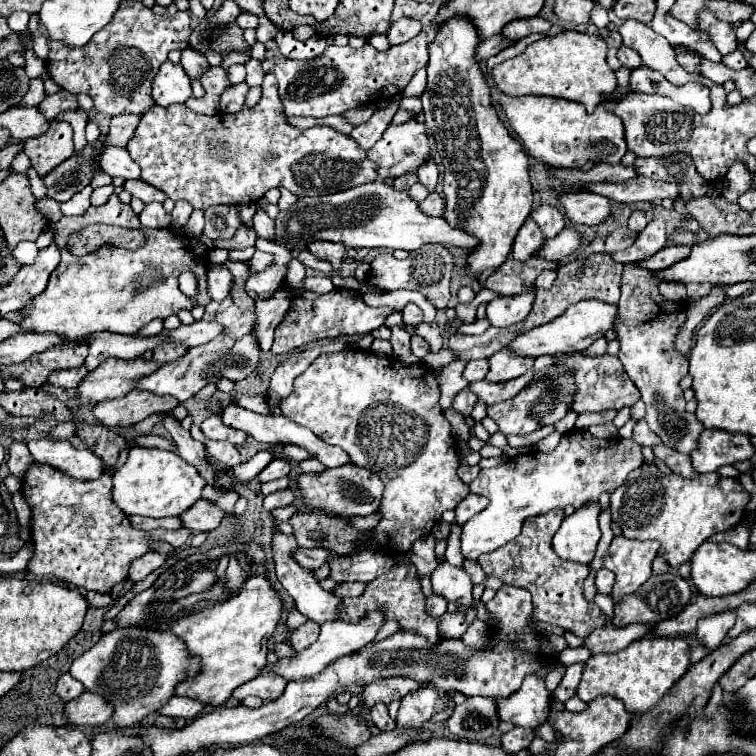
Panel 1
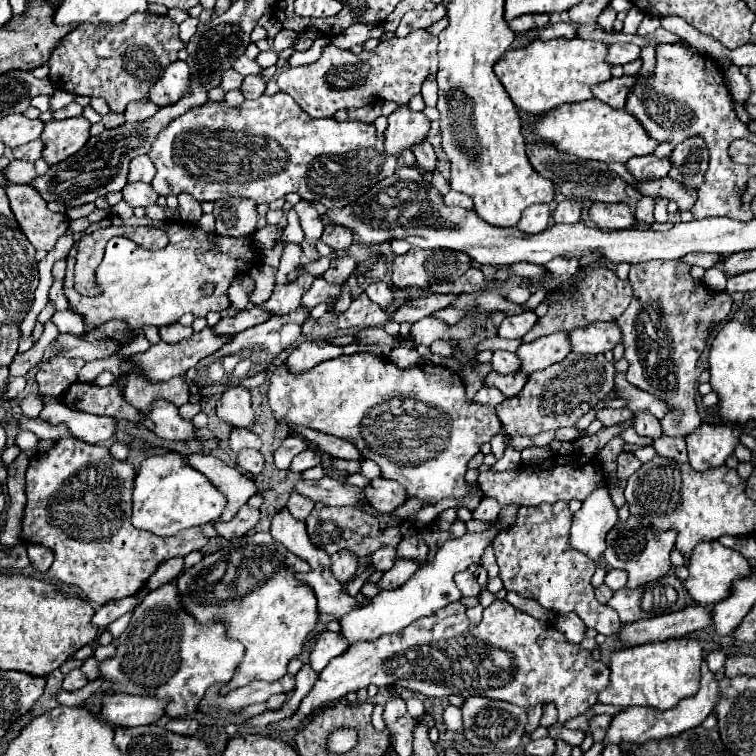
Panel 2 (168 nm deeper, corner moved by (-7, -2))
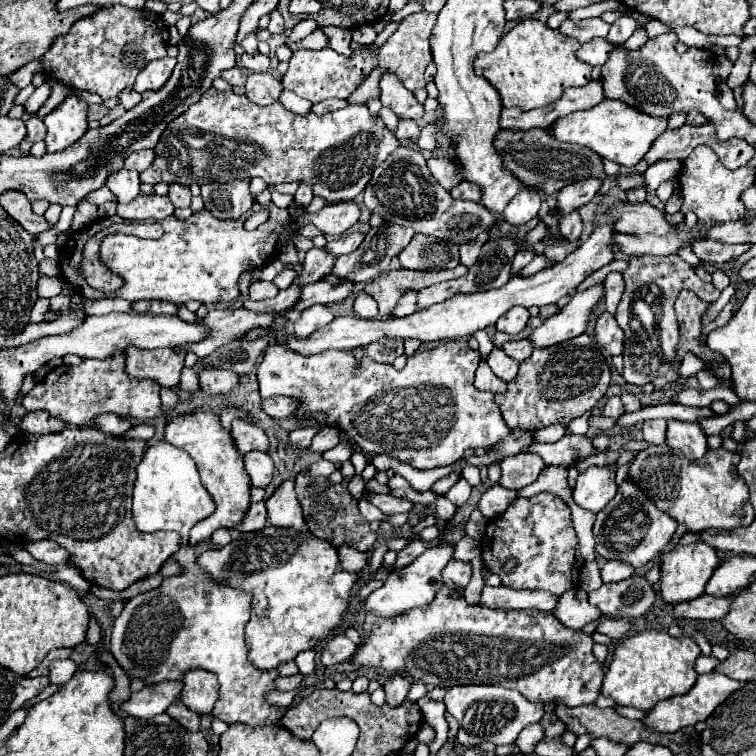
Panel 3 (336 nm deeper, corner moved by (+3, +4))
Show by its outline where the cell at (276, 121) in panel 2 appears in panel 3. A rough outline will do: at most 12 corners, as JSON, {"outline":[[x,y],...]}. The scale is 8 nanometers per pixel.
{"outline":[[206,90],[144,184],[262,178],[354,200],[400,142],[350,104],[318,116]]}

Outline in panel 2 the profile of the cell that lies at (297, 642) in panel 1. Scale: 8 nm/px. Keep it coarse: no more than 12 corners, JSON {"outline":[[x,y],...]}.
{"outline":[[340,634],[318,636],[310,654],[310,666],[322,672],[332,658],[350,646]]}

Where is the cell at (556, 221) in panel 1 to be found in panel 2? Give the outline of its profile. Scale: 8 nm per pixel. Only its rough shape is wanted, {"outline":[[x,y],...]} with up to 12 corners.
{"outline":[[566,198],[552,218],[558,224],[580,222],[582,202]]}

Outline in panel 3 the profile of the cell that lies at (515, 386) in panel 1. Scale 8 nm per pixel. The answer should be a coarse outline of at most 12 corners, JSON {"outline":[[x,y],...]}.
{"outline":[[500,348],[490,352],[490,368],[504,382],[518,374],[518,362]]}

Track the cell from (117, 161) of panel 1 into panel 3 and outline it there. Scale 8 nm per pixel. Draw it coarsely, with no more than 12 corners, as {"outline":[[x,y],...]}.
{"outline":[[154,150],[132,152],[126,170],[144,172],[154,160]]}

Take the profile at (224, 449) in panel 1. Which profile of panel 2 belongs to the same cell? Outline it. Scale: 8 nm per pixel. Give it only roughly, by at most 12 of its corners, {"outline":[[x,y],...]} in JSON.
{"outline":[[258,450],[238,452],[238,466],[244,472],[260,474],[264,456]]}

